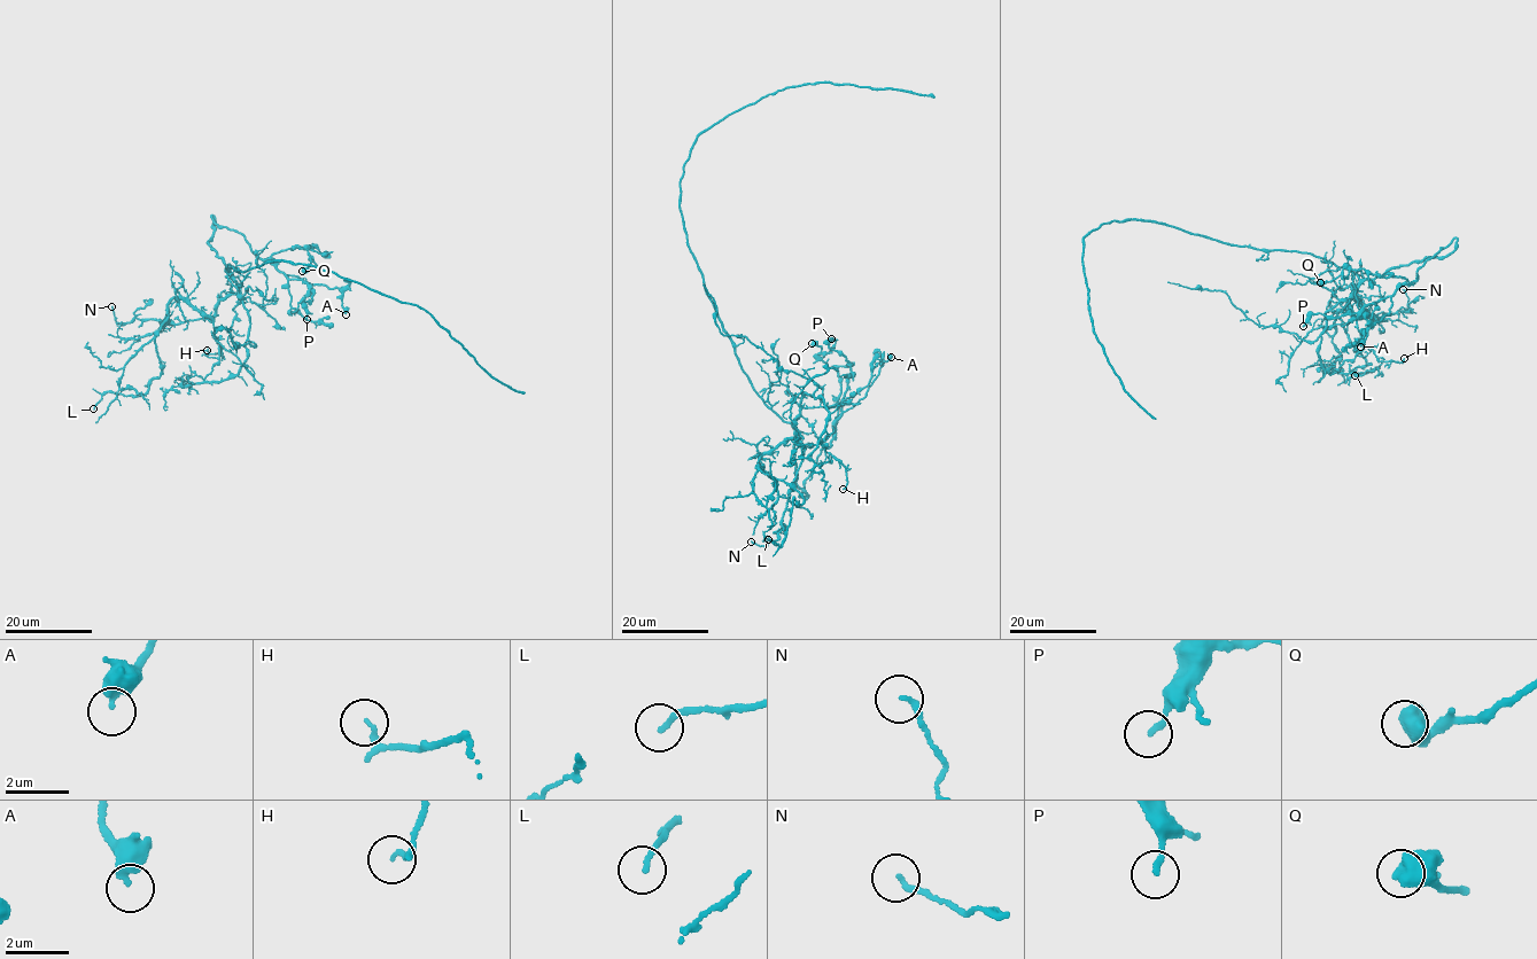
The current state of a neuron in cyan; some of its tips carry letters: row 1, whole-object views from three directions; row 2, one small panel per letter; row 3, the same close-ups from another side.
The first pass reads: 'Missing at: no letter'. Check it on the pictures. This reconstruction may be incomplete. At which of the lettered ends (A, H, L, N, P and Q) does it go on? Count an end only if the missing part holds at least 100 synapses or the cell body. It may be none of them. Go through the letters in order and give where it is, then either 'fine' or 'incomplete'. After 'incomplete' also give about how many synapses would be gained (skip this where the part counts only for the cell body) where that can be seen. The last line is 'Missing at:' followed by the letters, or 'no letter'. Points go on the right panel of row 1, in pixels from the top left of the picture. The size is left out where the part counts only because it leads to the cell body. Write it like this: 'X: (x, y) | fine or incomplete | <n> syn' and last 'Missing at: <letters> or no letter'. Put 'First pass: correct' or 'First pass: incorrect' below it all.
A: (1360, 347) | fine
H: (1404, 358) | fine
L: (1355, 375) | fine
N: (1403, 289) | fine
P: (1303, 326) | fine
Q: (1320, 282) | fine
Missing at: no letter
First pass: correct

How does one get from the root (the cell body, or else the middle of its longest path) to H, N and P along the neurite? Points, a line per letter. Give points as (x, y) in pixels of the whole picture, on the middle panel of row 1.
H: (723, 327), (753, 389), (785, 421), (800, 414), (804, 394), (824, 398), (817, 445), (845, 467), (843, 489)
N: (723, 327), (765, 404), (785, 421), (798, 415), (796, 434), (804, 446), (777, 539), (766, 546), (751, 542)
P: (723, 327), (754, 391), (796, 431), (797, 484), (807, 497), (800, 497), (829, 446), (851, 371), (831, 338)

